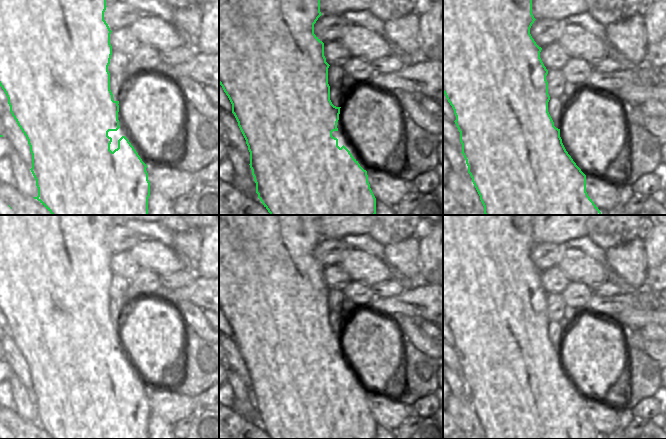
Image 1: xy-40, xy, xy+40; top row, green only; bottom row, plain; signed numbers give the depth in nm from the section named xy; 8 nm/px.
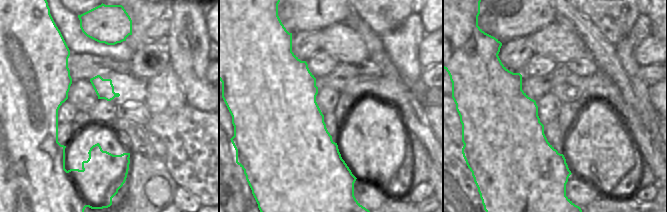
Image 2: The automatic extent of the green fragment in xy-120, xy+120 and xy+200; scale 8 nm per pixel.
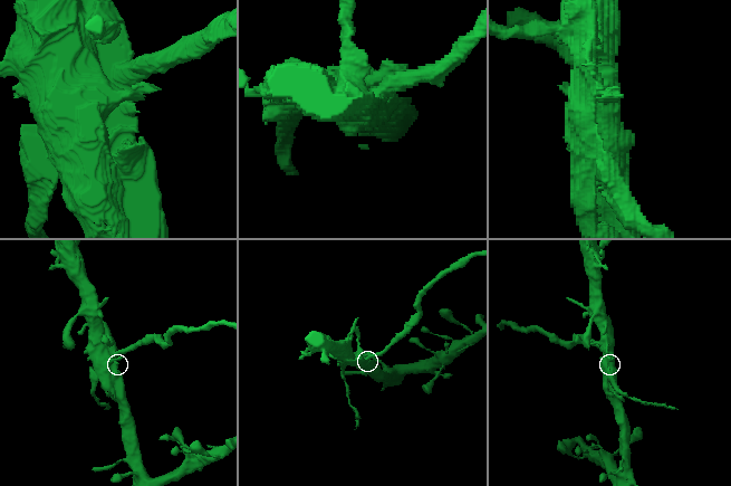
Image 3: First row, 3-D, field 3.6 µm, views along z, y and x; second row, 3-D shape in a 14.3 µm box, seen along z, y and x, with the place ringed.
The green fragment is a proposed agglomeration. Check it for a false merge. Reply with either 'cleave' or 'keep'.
cleave

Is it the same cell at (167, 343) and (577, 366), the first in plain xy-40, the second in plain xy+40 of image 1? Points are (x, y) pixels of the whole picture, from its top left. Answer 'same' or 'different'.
same

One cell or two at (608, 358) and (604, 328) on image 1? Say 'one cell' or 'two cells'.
one cell

